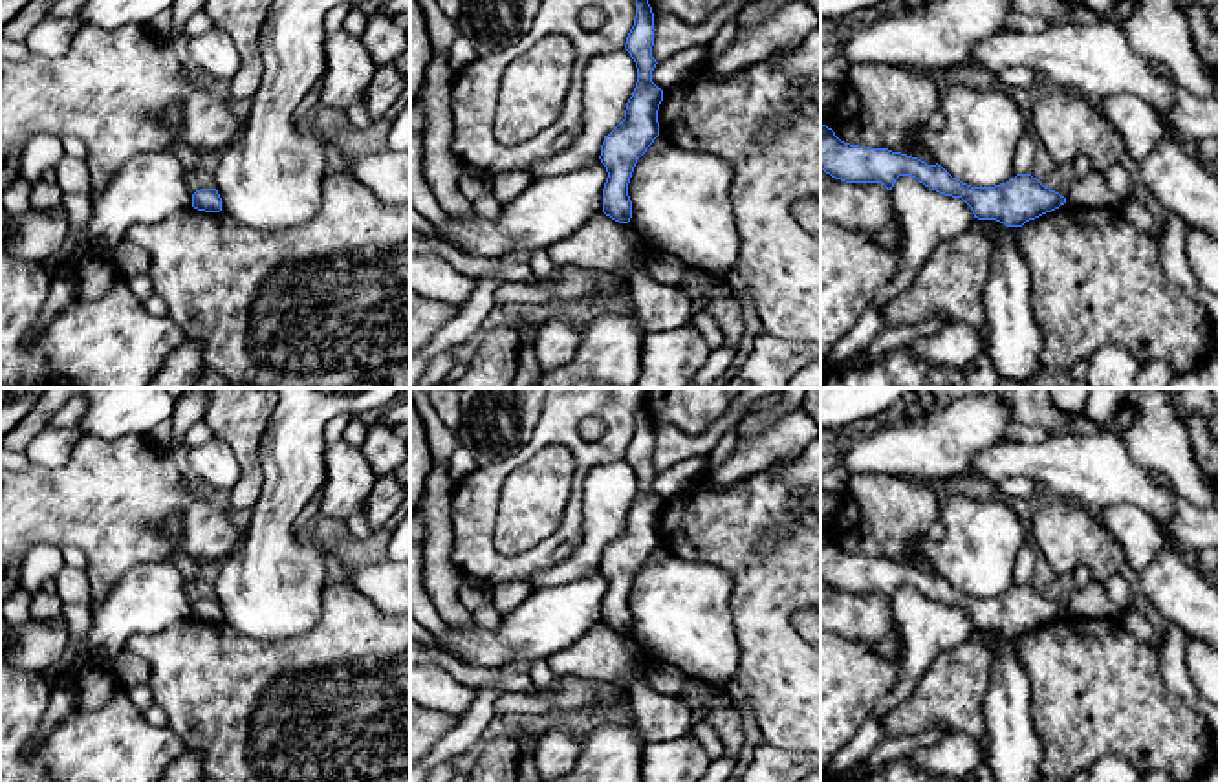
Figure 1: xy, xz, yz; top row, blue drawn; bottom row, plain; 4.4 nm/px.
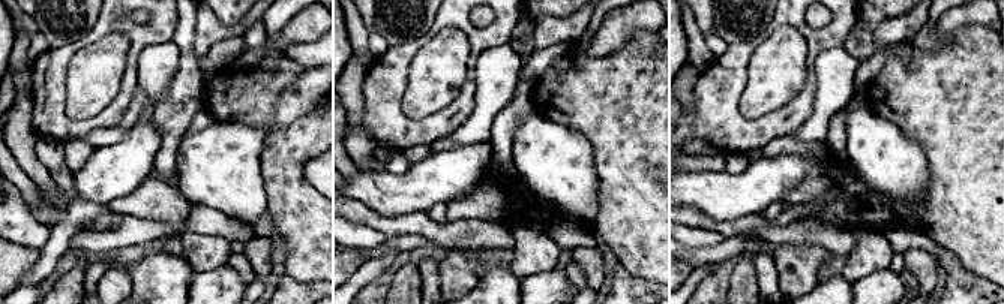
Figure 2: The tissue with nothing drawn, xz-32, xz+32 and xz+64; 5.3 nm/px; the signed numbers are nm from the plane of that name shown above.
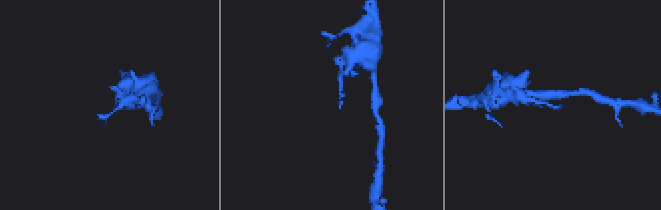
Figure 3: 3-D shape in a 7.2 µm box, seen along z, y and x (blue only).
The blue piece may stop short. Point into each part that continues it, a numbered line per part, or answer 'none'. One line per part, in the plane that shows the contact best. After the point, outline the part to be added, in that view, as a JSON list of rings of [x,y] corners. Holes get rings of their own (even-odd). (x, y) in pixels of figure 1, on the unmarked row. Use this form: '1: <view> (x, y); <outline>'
none

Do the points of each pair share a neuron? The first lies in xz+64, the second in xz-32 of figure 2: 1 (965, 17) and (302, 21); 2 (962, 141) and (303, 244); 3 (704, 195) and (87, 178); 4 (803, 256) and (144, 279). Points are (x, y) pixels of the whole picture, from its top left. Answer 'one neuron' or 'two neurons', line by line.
1: one neuron
2: one neuron
3: one neuron
4: two neurons

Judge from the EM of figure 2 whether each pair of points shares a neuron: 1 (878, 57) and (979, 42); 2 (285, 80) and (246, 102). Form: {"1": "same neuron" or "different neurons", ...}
{"1": "different neurons", "2": "same neuron"}

